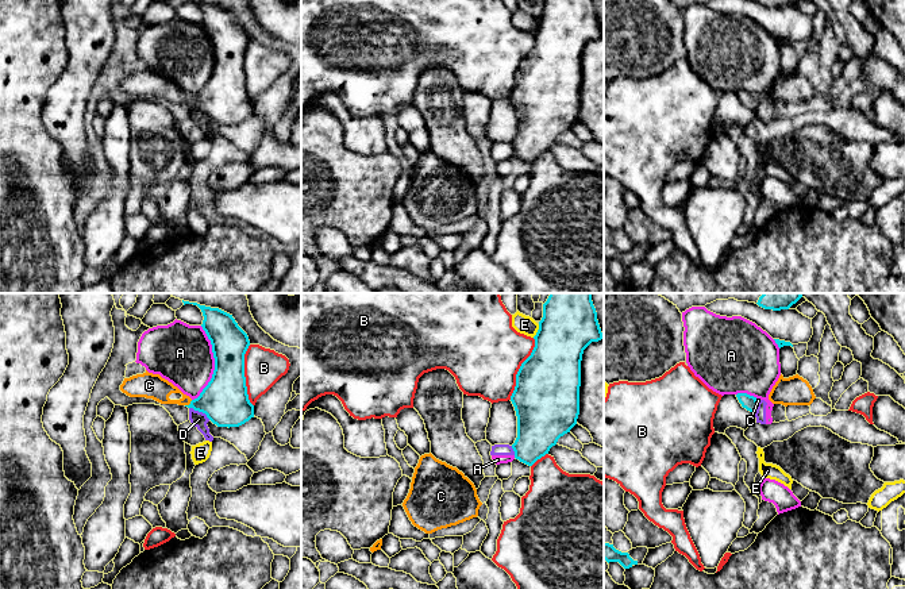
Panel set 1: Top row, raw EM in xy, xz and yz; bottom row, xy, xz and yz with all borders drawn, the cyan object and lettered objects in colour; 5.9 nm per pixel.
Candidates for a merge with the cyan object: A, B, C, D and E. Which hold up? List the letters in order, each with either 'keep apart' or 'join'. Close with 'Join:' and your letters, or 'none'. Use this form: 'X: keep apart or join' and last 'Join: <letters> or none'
A: keep apart
B: keep apart
C: keep apart
D: keep apart
E: keep apart
Join: none

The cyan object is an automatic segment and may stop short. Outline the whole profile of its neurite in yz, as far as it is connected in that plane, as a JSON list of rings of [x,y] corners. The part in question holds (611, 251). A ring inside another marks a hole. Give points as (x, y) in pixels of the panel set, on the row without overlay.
[[[605,224],[604,226],[604,257],[609,259],[619,259],[624,266],[629,266],[635,262],[642,262],[648,246],[636,245],[627,250],[621,250],[613,245],[613,231]]]

